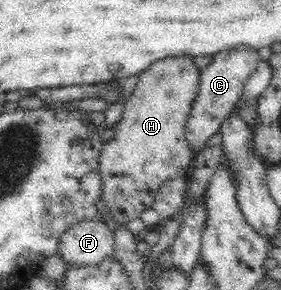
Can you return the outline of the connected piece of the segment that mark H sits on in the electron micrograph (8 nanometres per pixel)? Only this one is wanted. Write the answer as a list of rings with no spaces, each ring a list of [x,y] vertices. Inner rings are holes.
[[[183,56],[155,61],[139,74],[136,86],[114,127],[113,138],[103,142],[98,158],[98,170],[95,173],[101,179],[101,201],[117,225],[126,227],[129,222],[141,219],[143,212],[152,208],[163,184],[181,177],[189,168],[194,152],[184,133],[185,121],[197,92],[199,73],[200,70],[196,69],[192,57]]]

